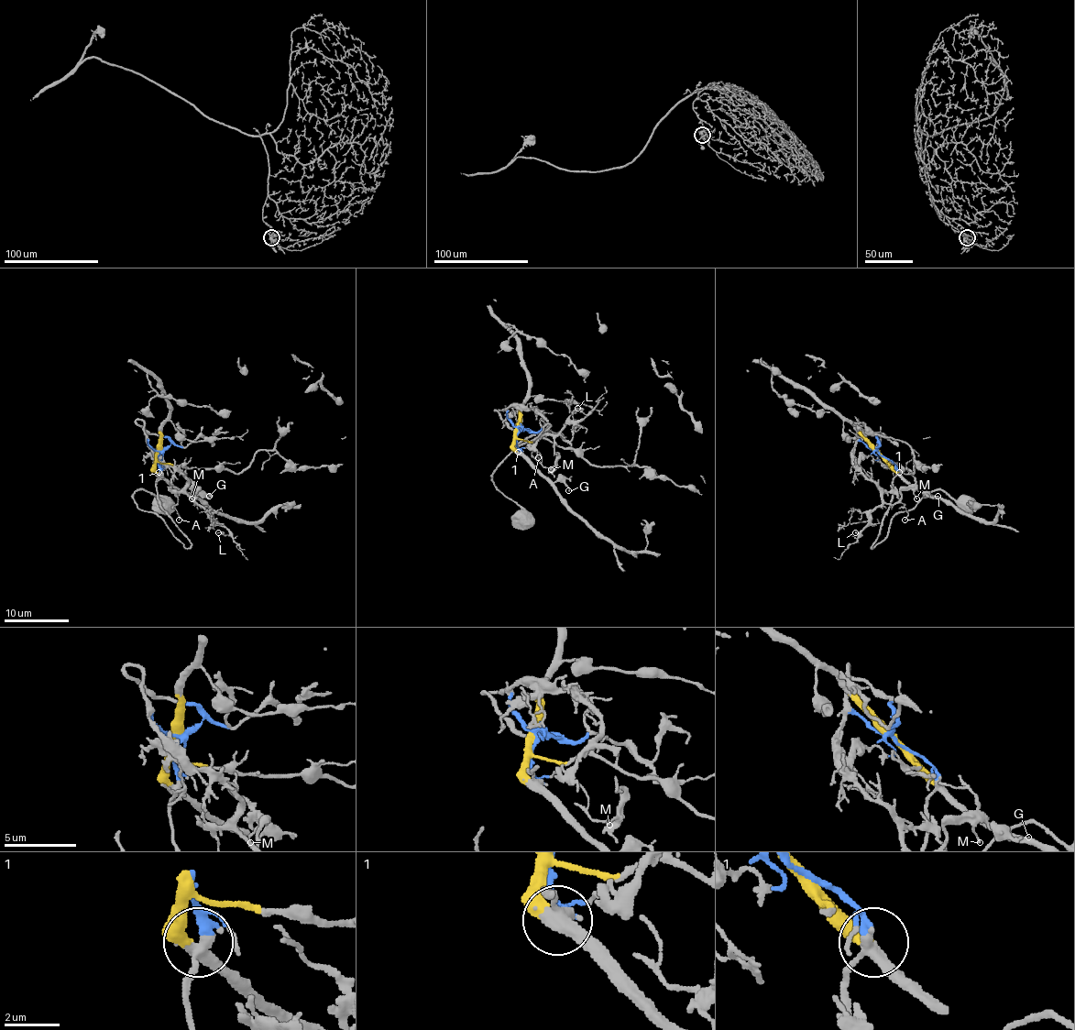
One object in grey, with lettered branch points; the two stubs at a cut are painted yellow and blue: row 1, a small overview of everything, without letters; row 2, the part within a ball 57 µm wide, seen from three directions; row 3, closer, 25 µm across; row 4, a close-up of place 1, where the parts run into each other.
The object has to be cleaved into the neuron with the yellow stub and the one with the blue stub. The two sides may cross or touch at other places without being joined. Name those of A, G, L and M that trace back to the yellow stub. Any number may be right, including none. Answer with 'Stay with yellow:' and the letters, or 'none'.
Stay with yellow: G

